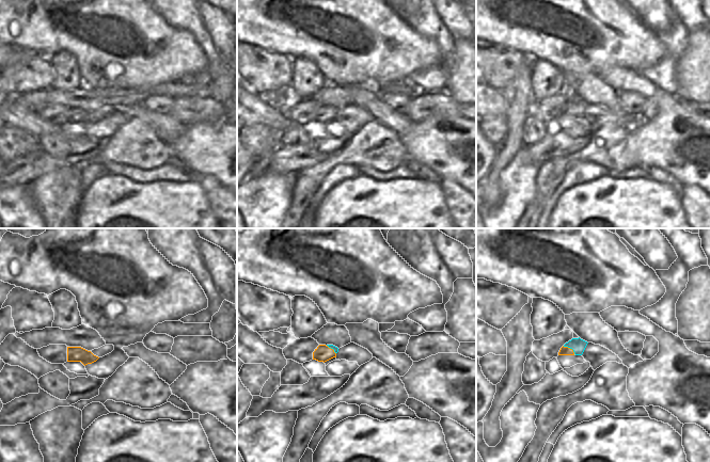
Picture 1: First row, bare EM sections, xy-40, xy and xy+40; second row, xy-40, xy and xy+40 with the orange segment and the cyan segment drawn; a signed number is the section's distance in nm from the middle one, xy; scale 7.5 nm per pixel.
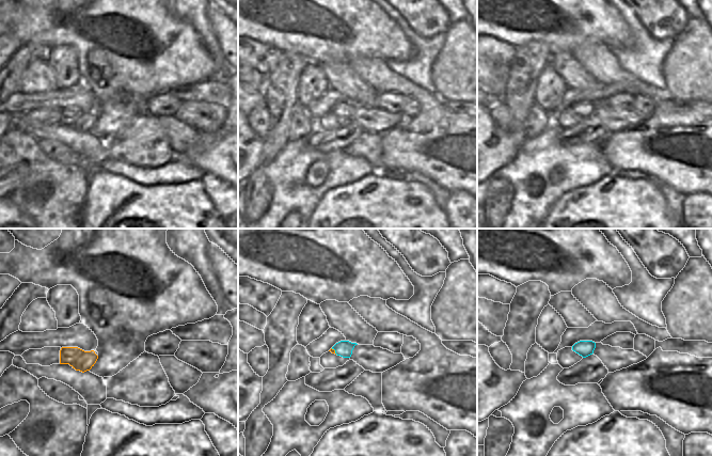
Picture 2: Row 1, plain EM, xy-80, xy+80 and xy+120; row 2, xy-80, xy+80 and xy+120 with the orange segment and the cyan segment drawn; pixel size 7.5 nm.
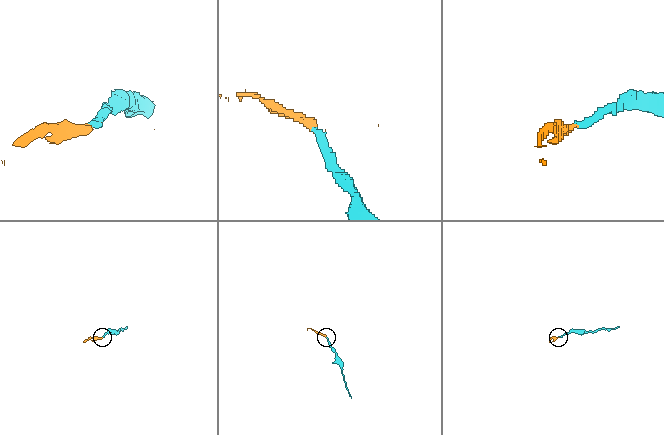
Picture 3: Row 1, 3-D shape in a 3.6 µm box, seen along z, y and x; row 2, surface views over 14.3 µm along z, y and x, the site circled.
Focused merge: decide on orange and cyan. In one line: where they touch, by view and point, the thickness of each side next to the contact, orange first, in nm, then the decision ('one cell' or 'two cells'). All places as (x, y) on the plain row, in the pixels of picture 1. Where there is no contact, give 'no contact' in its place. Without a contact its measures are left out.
xy+40 (569, 109) | 60/110 nm | two cells

